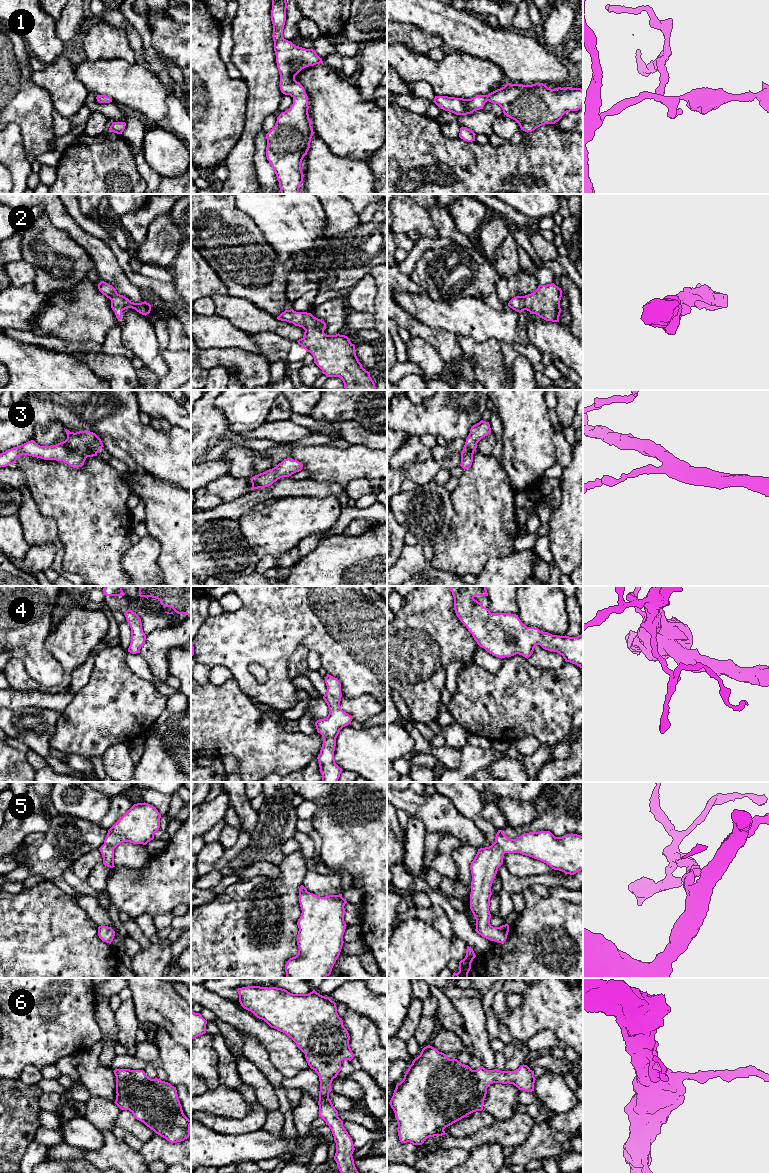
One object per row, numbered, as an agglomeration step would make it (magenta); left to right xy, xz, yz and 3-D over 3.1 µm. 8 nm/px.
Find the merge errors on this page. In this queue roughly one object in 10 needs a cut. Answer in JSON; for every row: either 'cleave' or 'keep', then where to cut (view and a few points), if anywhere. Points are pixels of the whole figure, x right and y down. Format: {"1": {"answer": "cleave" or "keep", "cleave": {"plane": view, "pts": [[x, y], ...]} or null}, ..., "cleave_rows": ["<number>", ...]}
{"1": {"answer": "keep", "cleave": null}, "2": {"answer": "keep", "cleave": null}, "3": {"answer": "keep", "cleave": null}, "4": {"answer": "keep", "cleave": null}, "5": {"answer": "keep", "cleave": null}, "6": {"answer": "keep", "cleave": null}, "cleave_rows": []}

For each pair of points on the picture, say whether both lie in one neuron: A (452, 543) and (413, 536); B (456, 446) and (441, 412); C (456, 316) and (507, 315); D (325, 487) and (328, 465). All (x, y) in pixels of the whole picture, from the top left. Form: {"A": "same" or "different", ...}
{"A": "different", "B": "different", "C": "same", "D": "different"}

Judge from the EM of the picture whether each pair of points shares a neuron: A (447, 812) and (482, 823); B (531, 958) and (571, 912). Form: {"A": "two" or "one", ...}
{"A": "two", "B": "one"}

